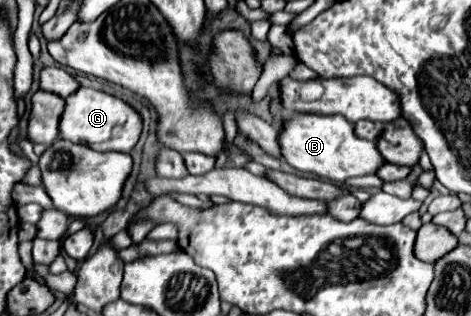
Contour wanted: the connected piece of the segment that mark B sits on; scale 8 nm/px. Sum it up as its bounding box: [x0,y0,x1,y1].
[280,114,386,182]

